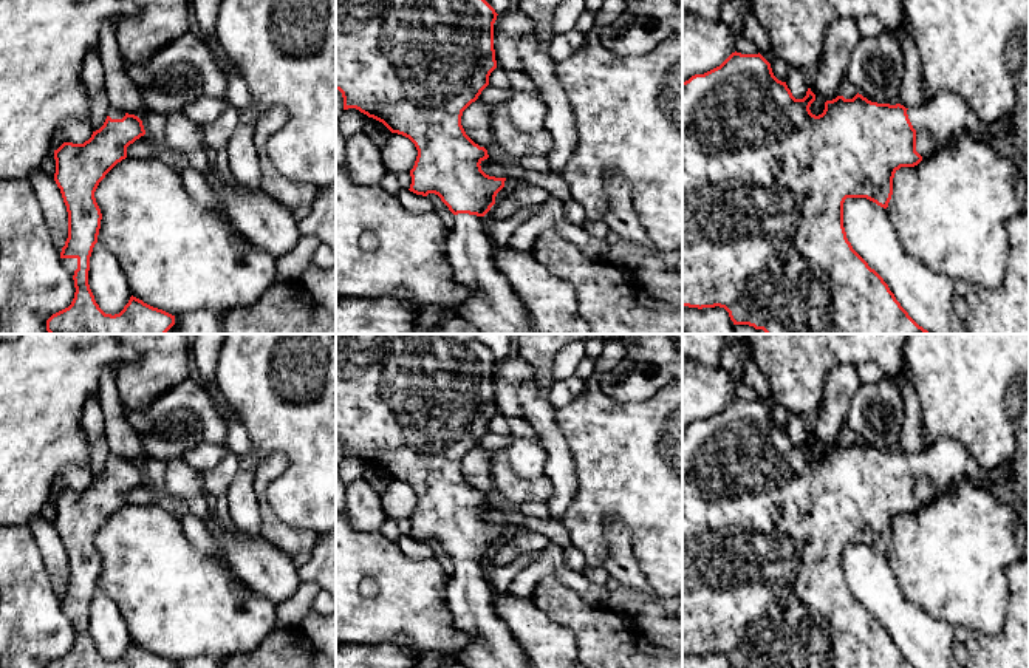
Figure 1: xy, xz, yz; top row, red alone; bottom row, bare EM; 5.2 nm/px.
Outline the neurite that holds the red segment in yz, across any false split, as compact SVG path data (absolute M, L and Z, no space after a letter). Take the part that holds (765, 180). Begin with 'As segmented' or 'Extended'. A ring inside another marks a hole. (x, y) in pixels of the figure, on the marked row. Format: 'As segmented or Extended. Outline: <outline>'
Extended. Outline: M732 53L720 66L695 74L682 82L682 308L724 308L733 325L749 325L766 334L932 334L919 326L896 300L884 278L853 249L843 227L843 203L846 198L867 198L887 209L893 195L893 178L901 167L914 167L922 161L916 152L916 133L928 133L938 147L944 147L958 135L990 139L1009 136L1012 116L998 122L983 122L969 105L949 91L941 91L928 102L905 108L901 104L877 104L862 94L853 99L837 96L825 102L822 114L815 116L809 107L815 94L808 88L803 99L795 99L786 82L778 80L771 63L758 54Z

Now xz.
Extended. Outline: M336 0L336 90L342 93L344 110L356 108L415 144L418 156L410 170L409 190L422 196L438 195L453 213L447 260L455 280L470 289L470 298L458 309L458 315L483 334L534 334L529 312L494 264L494 243L481 223L506 178L489 176L481 170L480 164L489 158L487 150L475 144L461 125L463 111L478 99L497 68L497 15L486 0Z

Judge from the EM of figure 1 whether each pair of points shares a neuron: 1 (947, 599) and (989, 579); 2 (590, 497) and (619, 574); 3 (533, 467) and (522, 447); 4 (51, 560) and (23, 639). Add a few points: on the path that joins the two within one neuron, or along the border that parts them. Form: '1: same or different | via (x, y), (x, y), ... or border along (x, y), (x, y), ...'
1: same | via (958, 588), (967, 579), (978, 579)
2: different | border along (607, 560), (604, 565)
3: same | via (529, 463), (523, 452)
4: different | border along (34, 537), (42, 563), (59, 599)

